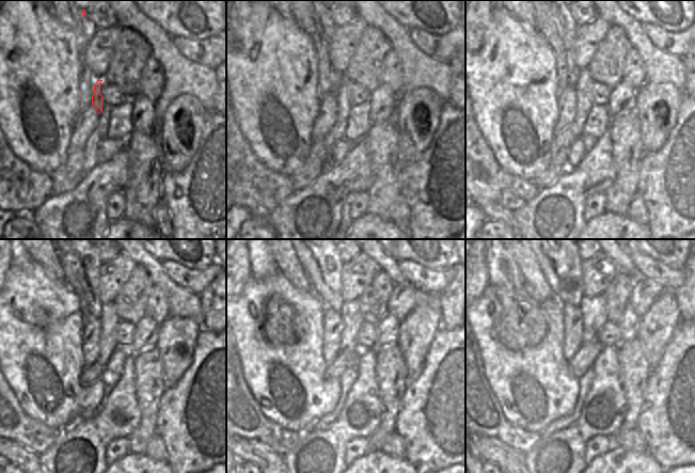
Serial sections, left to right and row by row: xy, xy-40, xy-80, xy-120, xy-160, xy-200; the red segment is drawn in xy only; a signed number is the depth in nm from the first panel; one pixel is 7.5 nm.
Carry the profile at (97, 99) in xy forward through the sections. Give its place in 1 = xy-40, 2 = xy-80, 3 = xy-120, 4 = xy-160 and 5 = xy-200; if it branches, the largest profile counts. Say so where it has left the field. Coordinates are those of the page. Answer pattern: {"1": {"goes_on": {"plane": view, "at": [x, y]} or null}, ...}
{"1": {"goes_on": {"plane": "xy-40", "at": [335, 77]}}, "2": {"goes_on": {"plane": "xy-80", "at": [568, 25]}}, "3": {"goes_on": {"plane": "xy-120", "at": [89, 264]}}, "4": {"goes_on": {"plane": "xy-160", "at": [320, 261]}}, "5": {"goes_on": {"plane": "xy-200", "at": [559, 262]}}}

